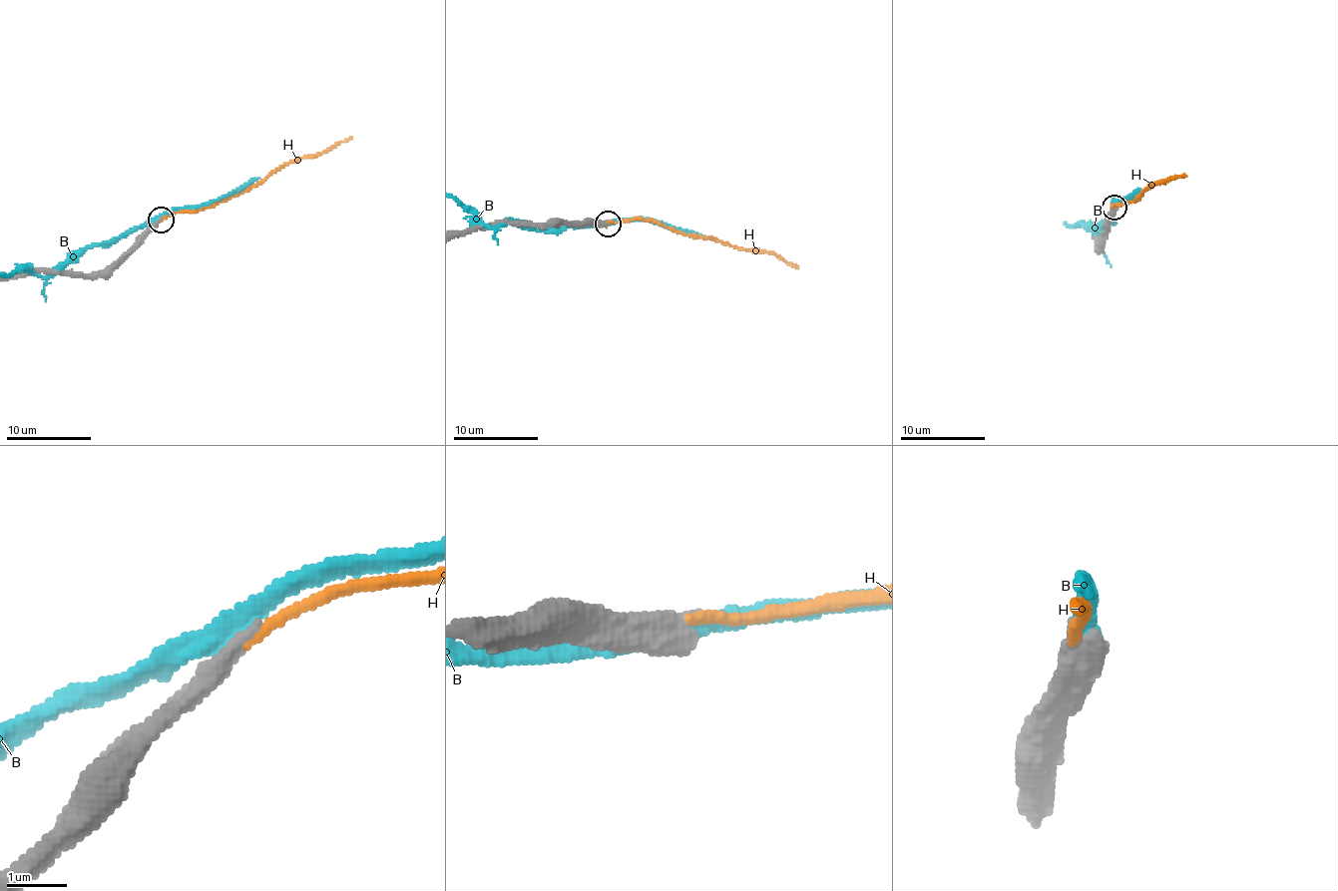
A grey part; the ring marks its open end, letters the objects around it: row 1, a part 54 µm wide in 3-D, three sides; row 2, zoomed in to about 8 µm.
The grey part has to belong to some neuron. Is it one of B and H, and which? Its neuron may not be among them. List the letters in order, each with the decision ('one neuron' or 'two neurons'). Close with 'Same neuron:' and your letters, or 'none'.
B: two neurons
H: two neurons
Same neuron: none

